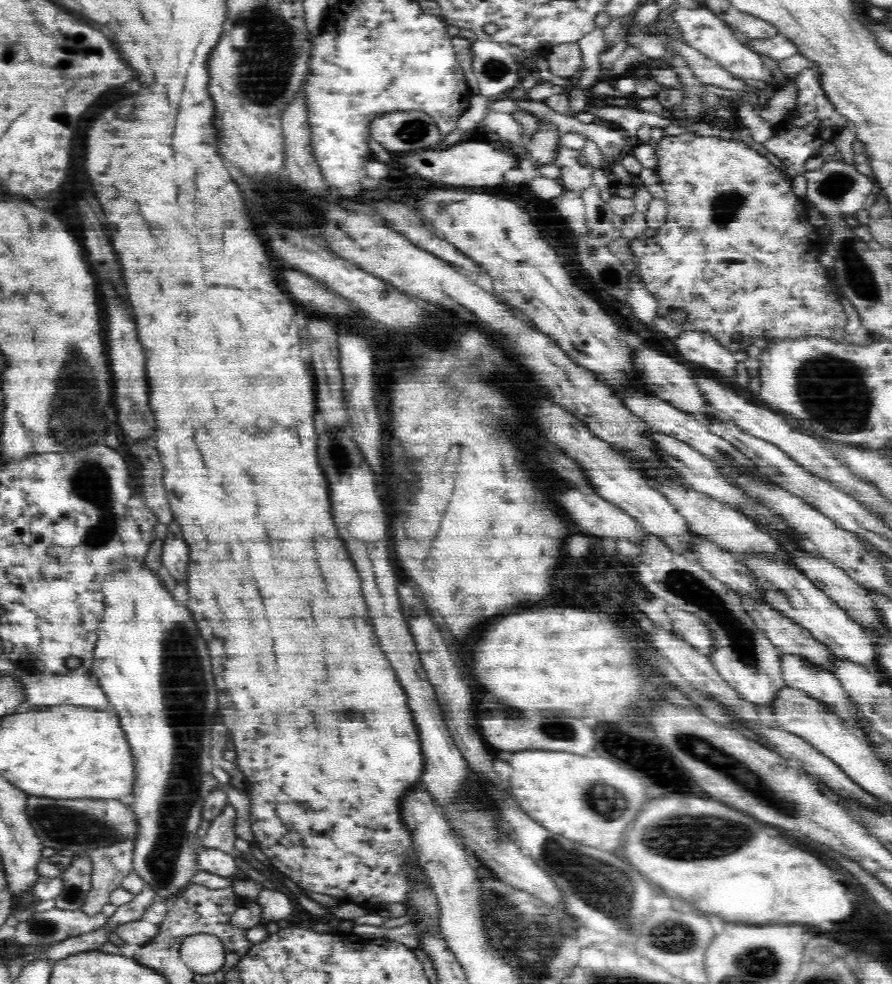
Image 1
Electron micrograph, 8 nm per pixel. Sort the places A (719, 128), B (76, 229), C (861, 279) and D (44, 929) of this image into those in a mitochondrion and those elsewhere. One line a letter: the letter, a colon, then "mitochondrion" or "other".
A: other
B: other
C: mitochondrion
D: mitochondrion

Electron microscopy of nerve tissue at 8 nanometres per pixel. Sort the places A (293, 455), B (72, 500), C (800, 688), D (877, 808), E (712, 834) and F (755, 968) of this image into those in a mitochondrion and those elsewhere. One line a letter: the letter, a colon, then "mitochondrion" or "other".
A: other
B: other
C: other
D: other
E: mitochondrion
F: mitochondrion

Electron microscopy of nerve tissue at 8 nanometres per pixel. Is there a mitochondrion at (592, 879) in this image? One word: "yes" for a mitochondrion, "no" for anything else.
yes

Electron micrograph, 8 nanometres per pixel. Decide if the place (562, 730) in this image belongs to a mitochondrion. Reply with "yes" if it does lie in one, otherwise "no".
yes

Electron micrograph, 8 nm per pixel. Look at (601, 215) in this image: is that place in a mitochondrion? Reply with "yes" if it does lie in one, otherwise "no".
no

